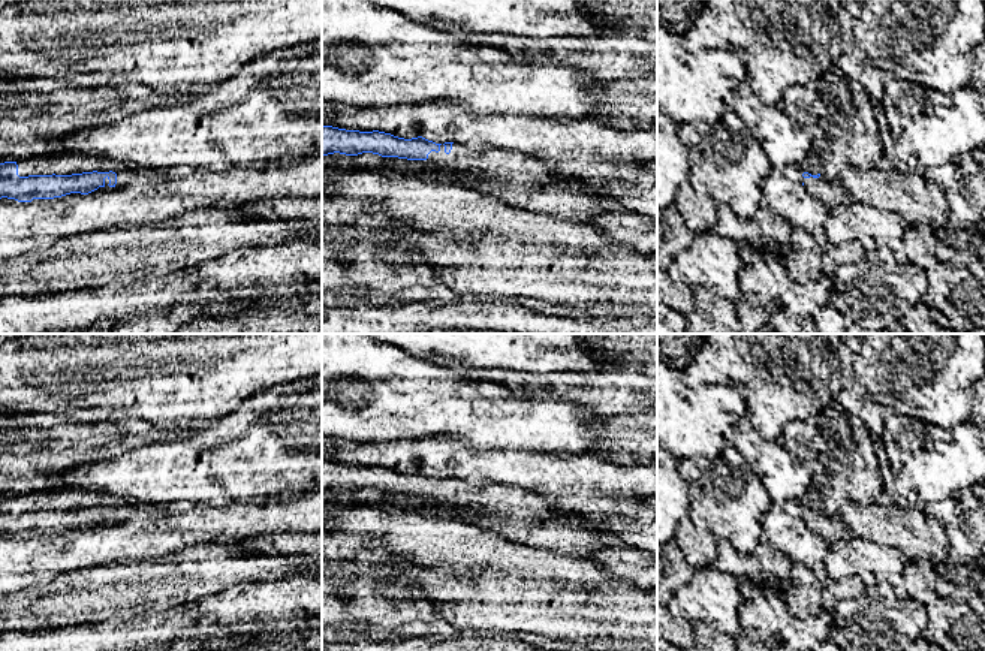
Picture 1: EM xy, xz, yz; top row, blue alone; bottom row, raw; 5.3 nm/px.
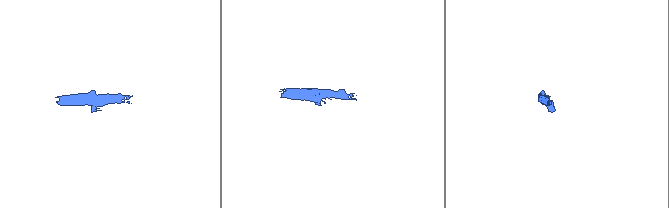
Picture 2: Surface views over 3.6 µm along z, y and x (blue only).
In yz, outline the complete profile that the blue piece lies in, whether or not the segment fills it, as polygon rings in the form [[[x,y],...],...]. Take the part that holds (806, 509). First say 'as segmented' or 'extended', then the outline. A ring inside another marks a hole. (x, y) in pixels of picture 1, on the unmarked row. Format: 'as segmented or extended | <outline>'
extended | [[[804,507],[802,512],[805,525],[828,543],[853,536],[840,516],[828,516],[823,515],[820,509],[811,510],[808,507]]]

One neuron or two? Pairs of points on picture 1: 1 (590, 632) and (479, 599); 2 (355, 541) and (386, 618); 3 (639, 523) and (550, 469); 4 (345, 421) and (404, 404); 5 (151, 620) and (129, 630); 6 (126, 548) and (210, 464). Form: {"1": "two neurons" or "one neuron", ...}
{"1": "one neuron", "2": "two neurons", "3": "one neuron", "4": "one neuron", "5": "one neuron", "6": "two neurons"}

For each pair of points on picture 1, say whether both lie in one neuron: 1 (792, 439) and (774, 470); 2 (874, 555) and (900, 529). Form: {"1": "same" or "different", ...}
{"1": "different", "2": "different"}

